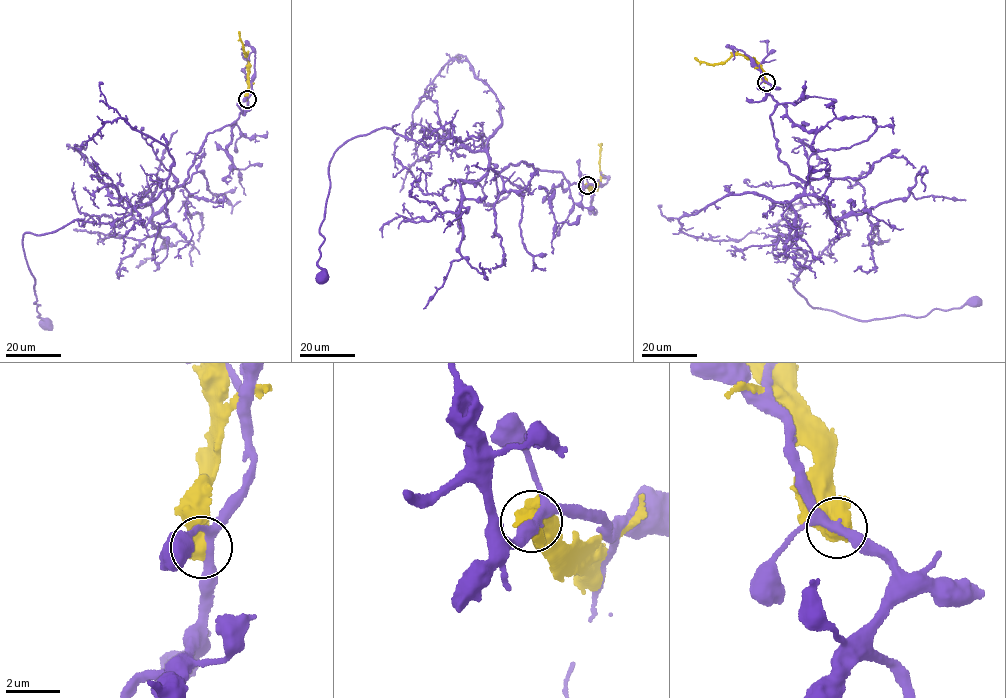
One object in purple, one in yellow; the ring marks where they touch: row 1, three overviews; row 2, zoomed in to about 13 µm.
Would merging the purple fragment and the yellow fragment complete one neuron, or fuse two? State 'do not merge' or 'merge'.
do not merge

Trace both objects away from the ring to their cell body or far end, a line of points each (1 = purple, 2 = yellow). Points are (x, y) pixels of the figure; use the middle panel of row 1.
1: (587, 185), (522, 162), (494, 171), (457, 138), (423, 146), (377, 129), (331, 160), (323, 277)
2: (587, 185), (591, 191), (600, 182), (602, 144)

